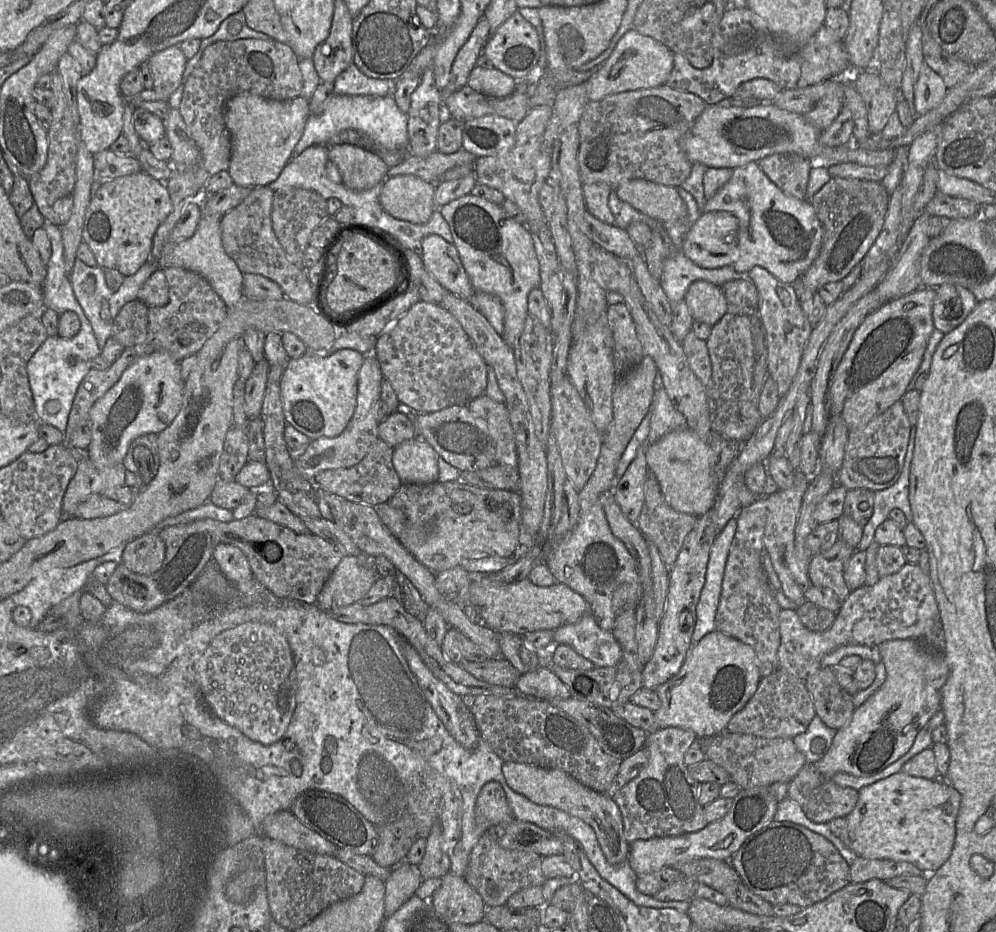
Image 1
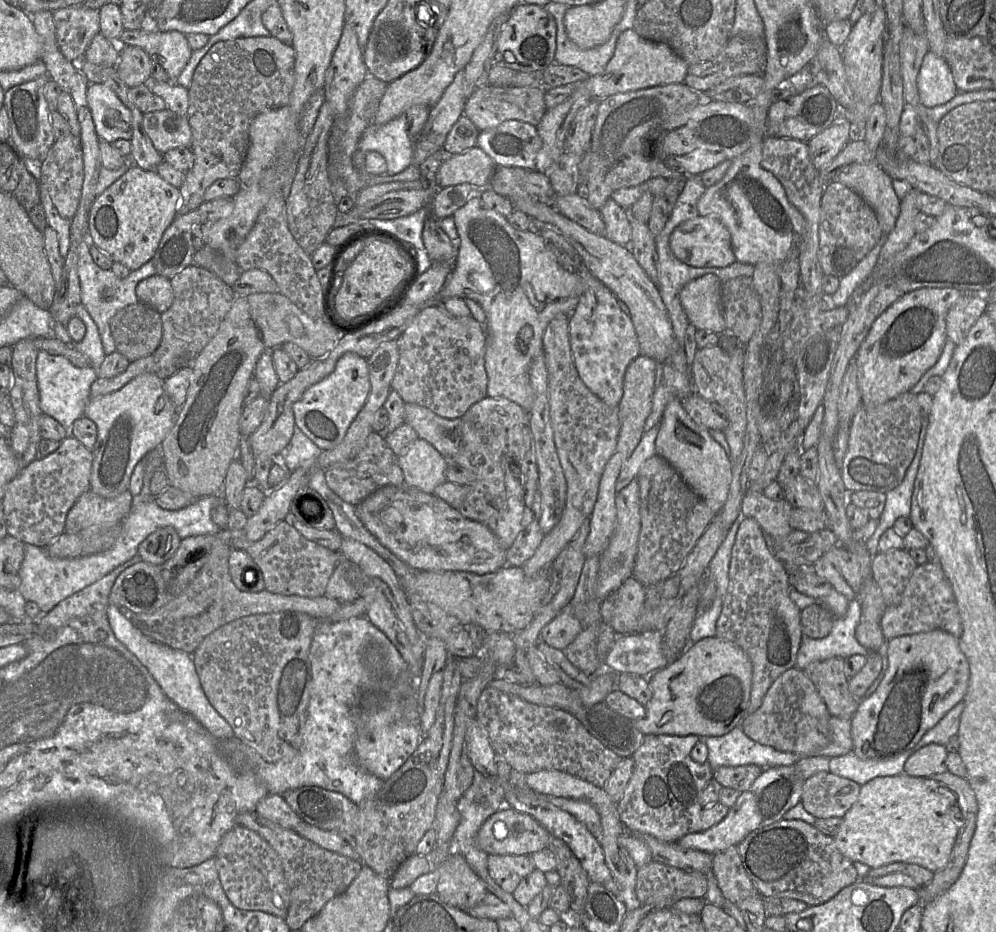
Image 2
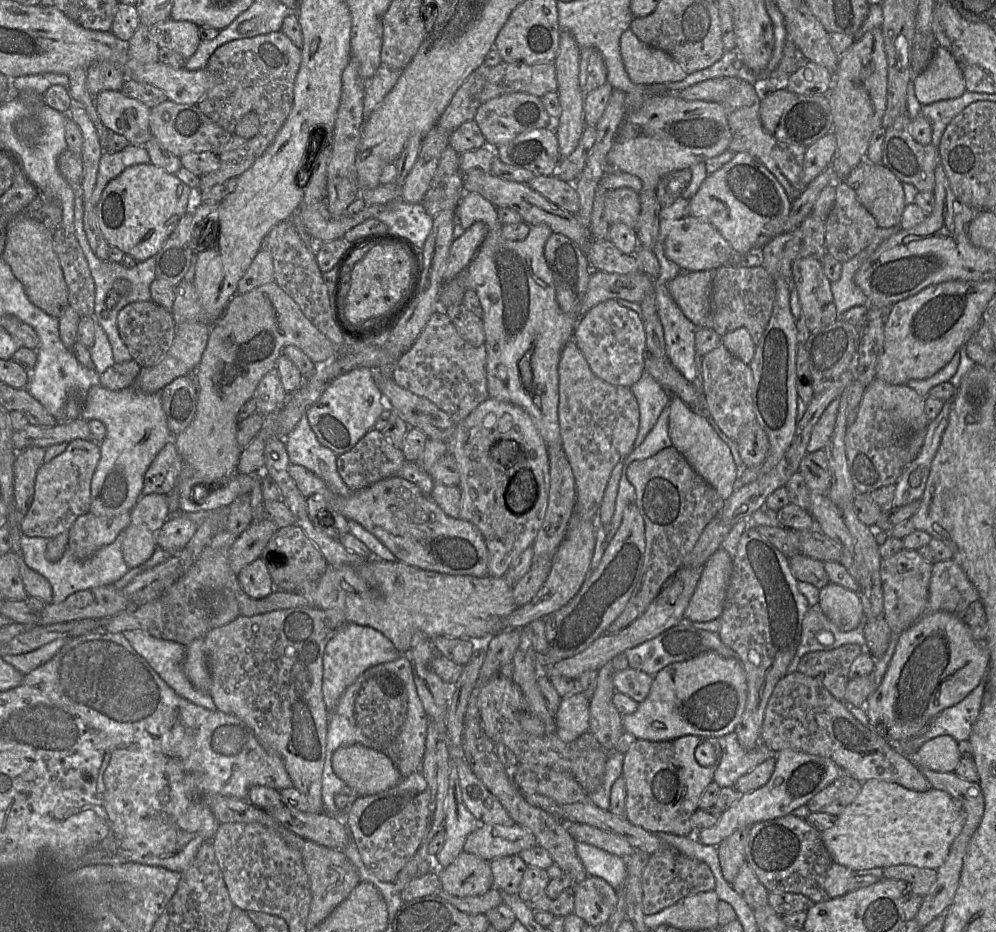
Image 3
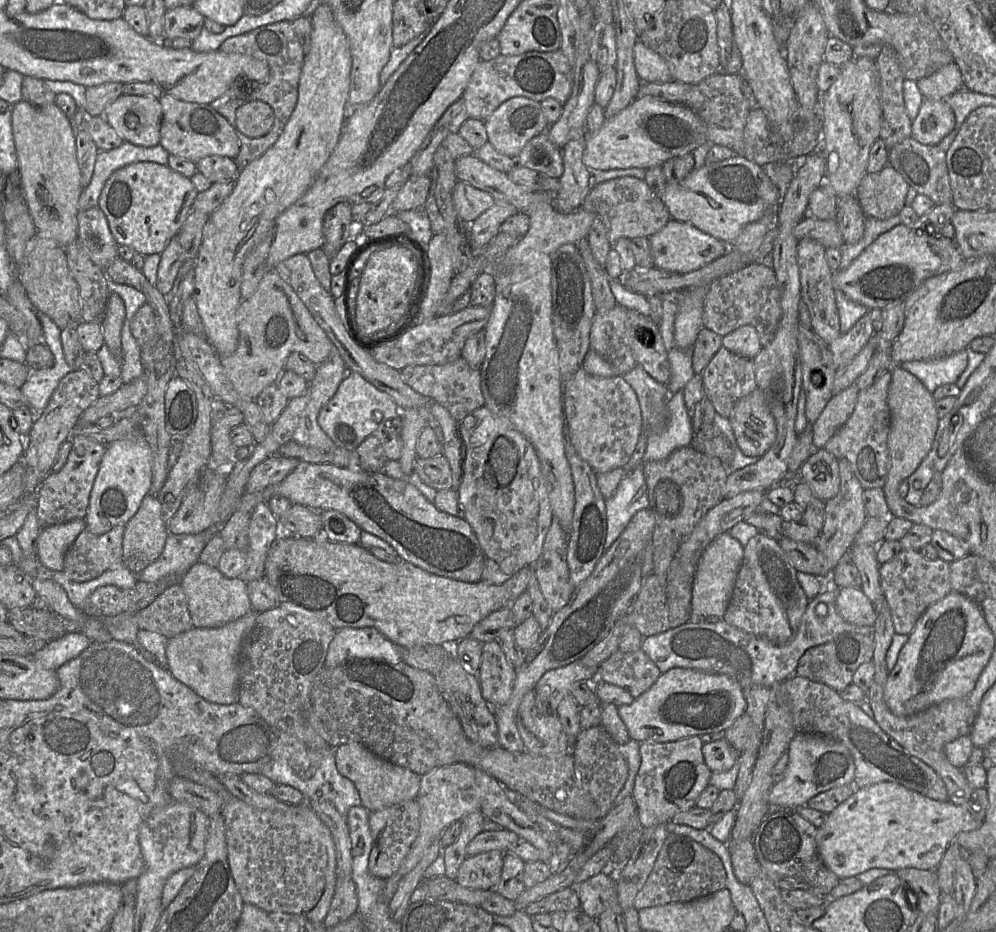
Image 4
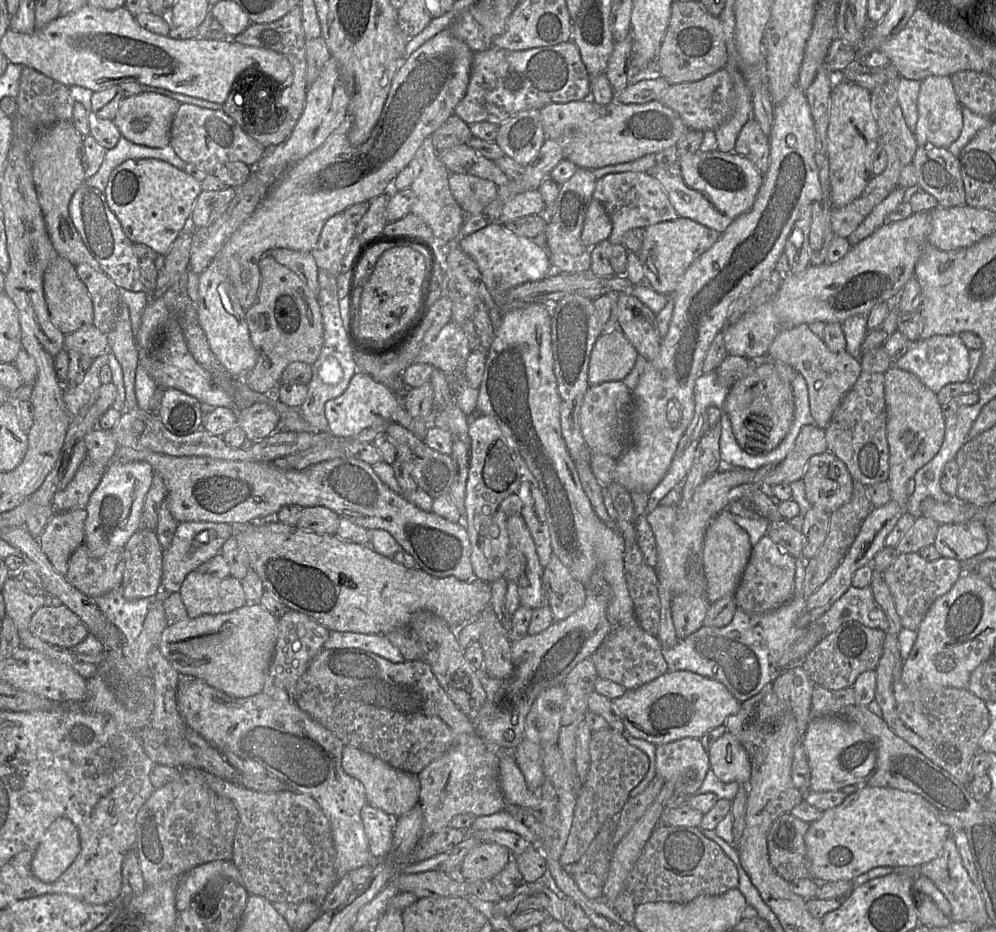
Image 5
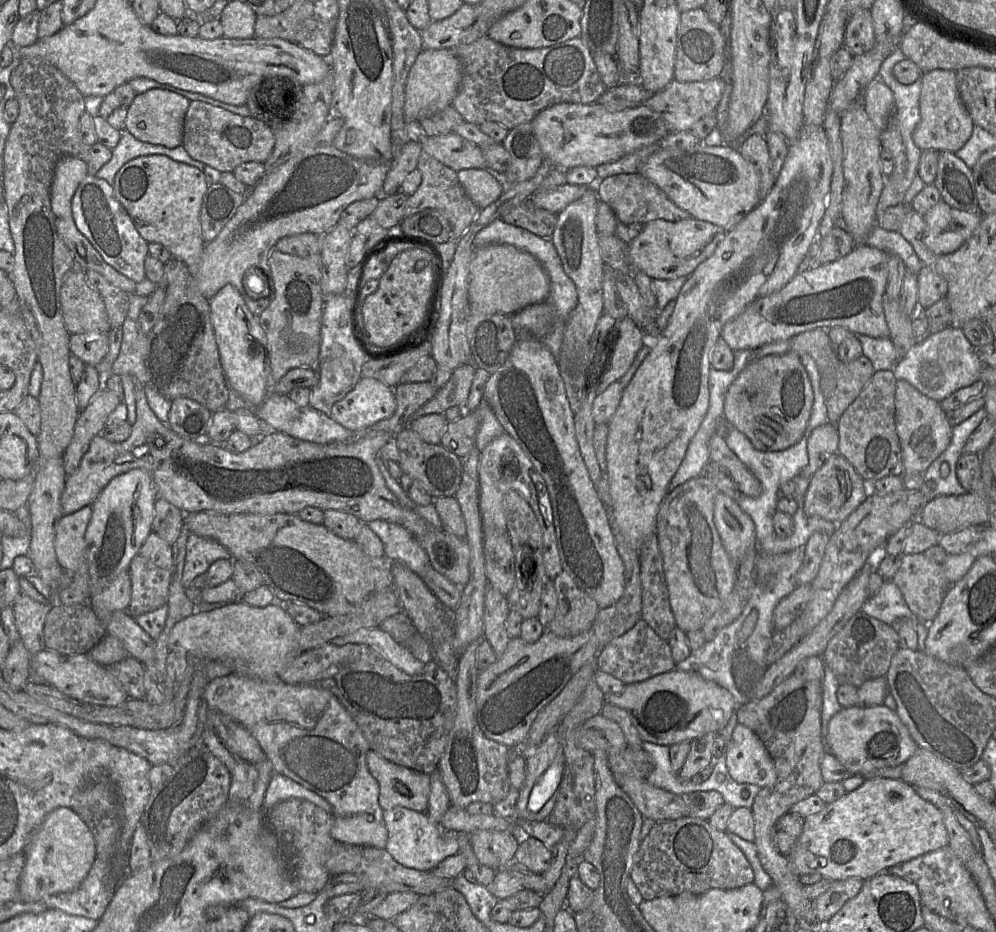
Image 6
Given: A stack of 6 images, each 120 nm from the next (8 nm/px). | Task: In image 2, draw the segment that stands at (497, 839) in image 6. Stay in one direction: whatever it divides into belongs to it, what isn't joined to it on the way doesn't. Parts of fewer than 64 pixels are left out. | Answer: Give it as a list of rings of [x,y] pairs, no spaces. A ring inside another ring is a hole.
[[[452,853],[436,869],[439,873],[436,894],[450,906],[467,911],[487,894],[484,882],[458,853]]]

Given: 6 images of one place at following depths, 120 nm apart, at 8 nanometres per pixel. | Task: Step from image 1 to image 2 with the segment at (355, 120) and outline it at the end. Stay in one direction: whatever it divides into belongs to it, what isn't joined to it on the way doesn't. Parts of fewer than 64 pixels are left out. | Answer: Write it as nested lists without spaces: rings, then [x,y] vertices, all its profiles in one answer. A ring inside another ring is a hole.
[[[405,115],[394,118],[382,125],[371,123],[364,131],[358,143],[358,150],[360,150],[360,152],[375,151],[385,158],[387,171],[384,175],[398,174],[413,164],[413,149],[414,141],[408,133]]]

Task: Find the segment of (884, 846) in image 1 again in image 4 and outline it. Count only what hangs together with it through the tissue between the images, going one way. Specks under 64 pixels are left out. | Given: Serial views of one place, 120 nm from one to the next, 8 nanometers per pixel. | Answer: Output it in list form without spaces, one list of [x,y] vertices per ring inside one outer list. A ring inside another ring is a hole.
[[[896,782],[859,788],[831,813],[816,831],[818,851],[825,865],[840,879],[872,868],[934,870],[960,832],[980,827],[963,807],[936,801]]]

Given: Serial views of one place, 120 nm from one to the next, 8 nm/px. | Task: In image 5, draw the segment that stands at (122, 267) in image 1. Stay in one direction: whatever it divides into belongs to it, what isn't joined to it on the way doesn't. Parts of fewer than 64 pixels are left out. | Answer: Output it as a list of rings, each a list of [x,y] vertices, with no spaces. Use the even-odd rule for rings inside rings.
[[[154,158],[131,159],[110,174],[104,191],[107,204],[134,244],[145,244],[159,255],[167,255],[179,234],[190,224],[201,182],[168,162]]]

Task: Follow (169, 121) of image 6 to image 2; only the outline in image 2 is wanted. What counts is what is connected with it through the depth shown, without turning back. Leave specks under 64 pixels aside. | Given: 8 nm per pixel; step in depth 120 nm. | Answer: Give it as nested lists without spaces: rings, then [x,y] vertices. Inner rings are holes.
[[[90,83],[87,102],[100,140],[109,143],[118,139],[131,140],[132,113],[110,87]]]

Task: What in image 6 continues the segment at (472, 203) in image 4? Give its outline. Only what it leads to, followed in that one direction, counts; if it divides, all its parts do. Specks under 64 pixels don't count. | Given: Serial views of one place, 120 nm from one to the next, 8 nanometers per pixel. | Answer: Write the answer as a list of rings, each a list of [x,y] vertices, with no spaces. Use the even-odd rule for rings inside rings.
[[[463,169],[457,172],[461,187],[470,200],[483,209],[496,201],[503,192],[499,176],[485,169]]]

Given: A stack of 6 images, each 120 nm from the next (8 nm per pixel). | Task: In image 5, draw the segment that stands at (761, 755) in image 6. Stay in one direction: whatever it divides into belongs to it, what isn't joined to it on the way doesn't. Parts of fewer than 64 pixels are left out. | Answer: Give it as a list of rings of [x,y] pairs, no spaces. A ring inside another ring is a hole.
[[[726,731],[708,750],[710,769],[724,783],[747,784],[751,776],[751,761],[742,744]]]

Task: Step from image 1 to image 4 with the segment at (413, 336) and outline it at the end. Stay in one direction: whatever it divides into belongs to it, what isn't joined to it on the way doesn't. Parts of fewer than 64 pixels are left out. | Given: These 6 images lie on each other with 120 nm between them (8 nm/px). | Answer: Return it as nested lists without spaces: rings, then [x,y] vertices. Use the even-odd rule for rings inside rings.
[[[461,356],[453,362],[440,365],[410,365],[400,370],[403,380],[416,392],[445,407],[454,420],[460,423],[480,407],[485,406],[481,389],[480,369],[469,366]]]

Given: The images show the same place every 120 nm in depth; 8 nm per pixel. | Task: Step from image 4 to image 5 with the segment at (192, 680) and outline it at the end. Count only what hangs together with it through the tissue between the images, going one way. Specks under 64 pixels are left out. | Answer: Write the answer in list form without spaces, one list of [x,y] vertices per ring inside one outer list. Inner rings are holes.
[[[260,604],[229,613],[204,614],[168,625],[158,648],[181,676],[191,676],[235,698],[262,693],[274,655],[278,618]]]

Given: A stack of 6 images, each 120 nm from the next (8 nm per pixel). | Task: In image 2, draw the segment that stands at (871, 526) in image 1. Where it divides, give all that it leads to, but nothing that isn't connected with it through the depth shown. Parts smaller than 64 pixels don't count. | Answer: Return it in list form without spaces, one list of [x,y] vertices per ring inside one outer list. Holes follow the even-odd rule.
[[[924,417],[921,422],[918,446],[913,460],[906,470],[901,483],[894,489],[886,493],[886,501],[883,512],[878,521],[879,524],[866,542],[866,548],[874,556],[878,552],[878,542],[881,535],[891,528],[899,517],[909,517],[911,510],[911,497],[914,489],[914,482],[919,468],[925,434],[929,424],[928,417]]]

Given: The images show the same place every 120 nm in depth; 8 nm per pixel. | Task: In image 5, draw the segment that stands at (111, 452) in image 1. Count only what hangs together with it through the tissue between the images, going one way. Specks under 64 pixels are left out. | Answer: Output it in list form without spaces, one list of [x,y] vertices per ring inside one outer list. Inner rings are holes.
[[[112,460],[109,463],[86,506],[84,543],[93,555],[100,557],[108,552],[124,549],[132,535],[142,527],[142,509],[153,475],[152,466],[144,461]]]

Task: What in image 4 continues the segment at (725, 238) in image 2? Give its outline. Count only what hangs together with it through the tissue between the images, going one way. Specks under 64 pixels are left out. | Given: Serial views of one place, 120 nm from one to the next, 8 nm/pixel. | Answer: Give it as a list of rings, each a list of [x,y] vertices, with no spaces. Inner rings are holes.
[[[670,221],[650,238],[654,267],[669,272],[689,273],[722,256],[730,248],[723,241],[687,222]]]

